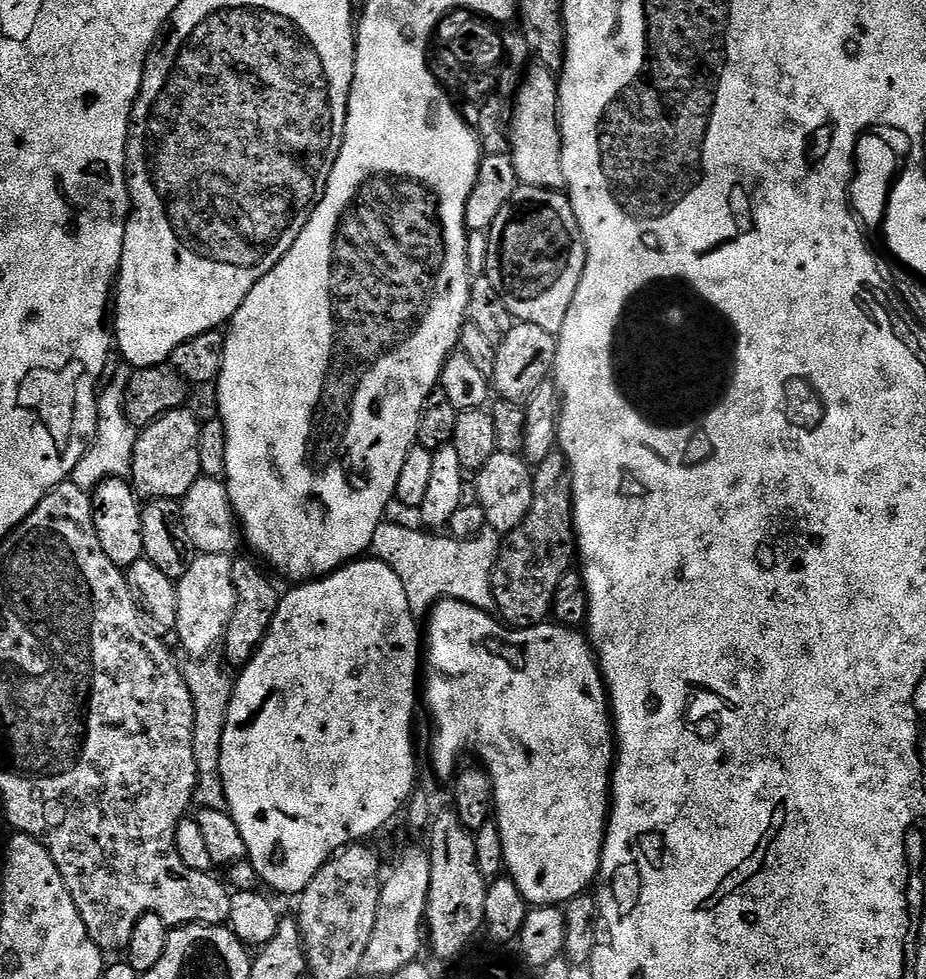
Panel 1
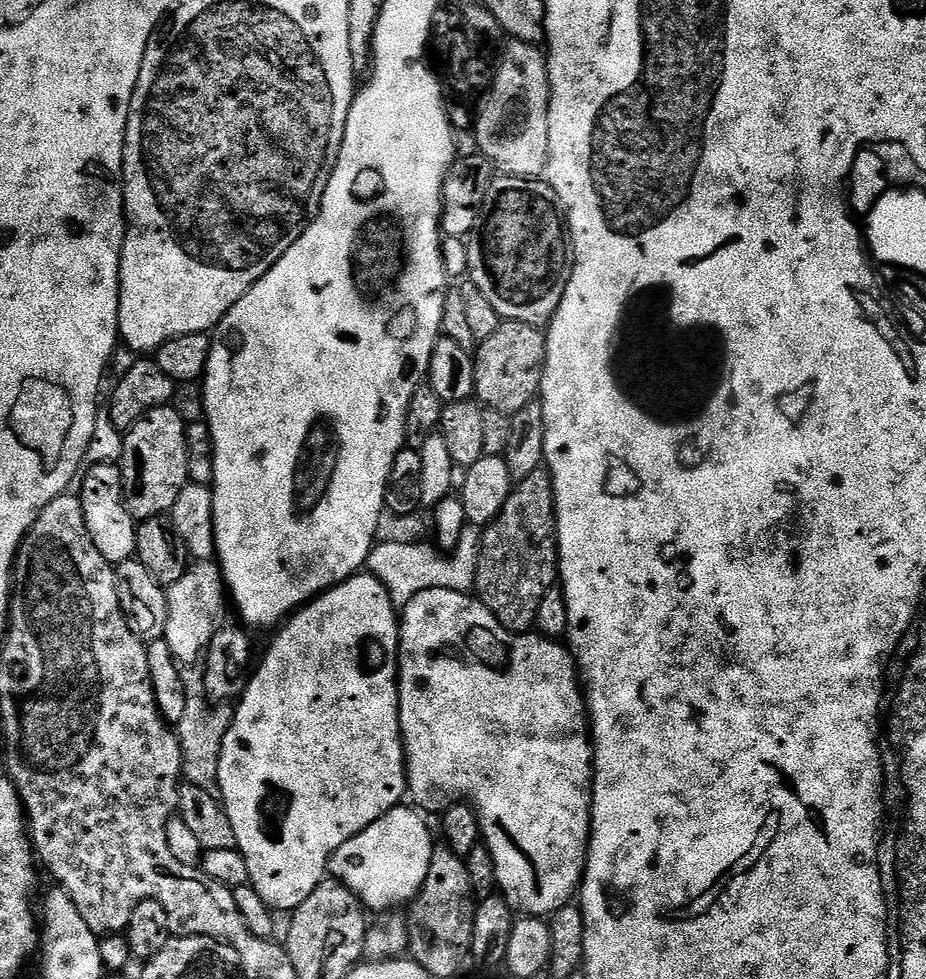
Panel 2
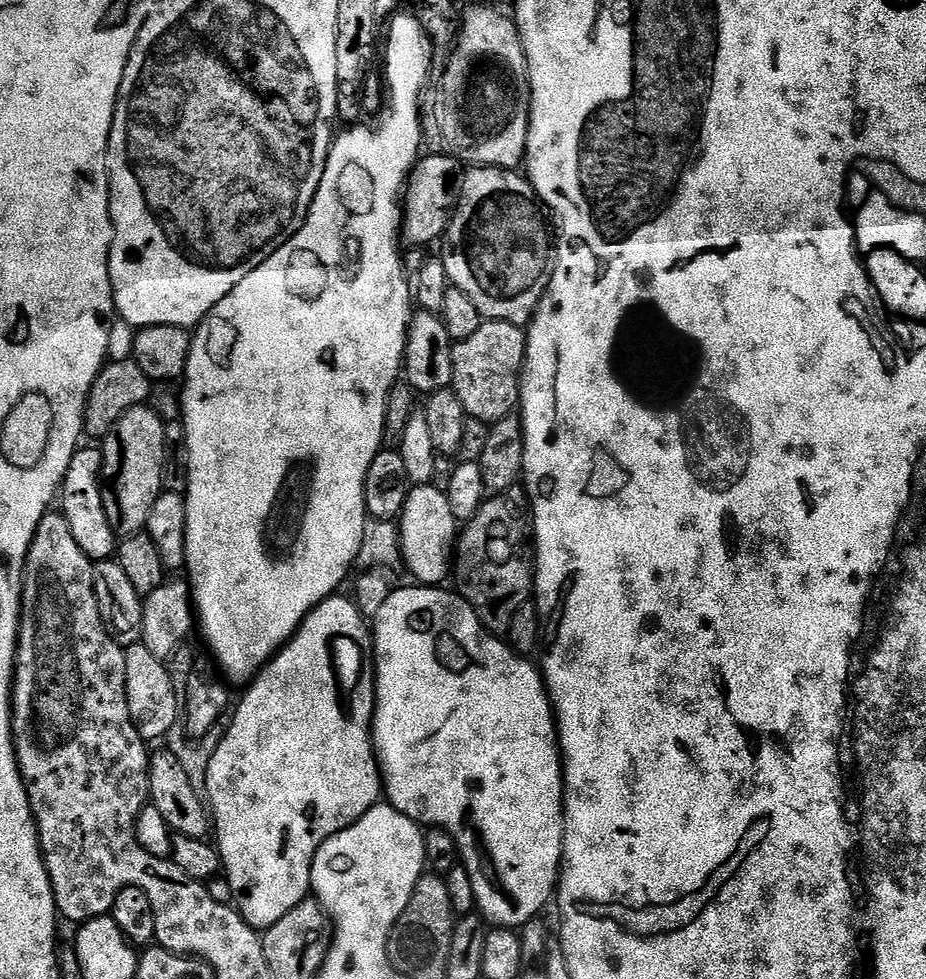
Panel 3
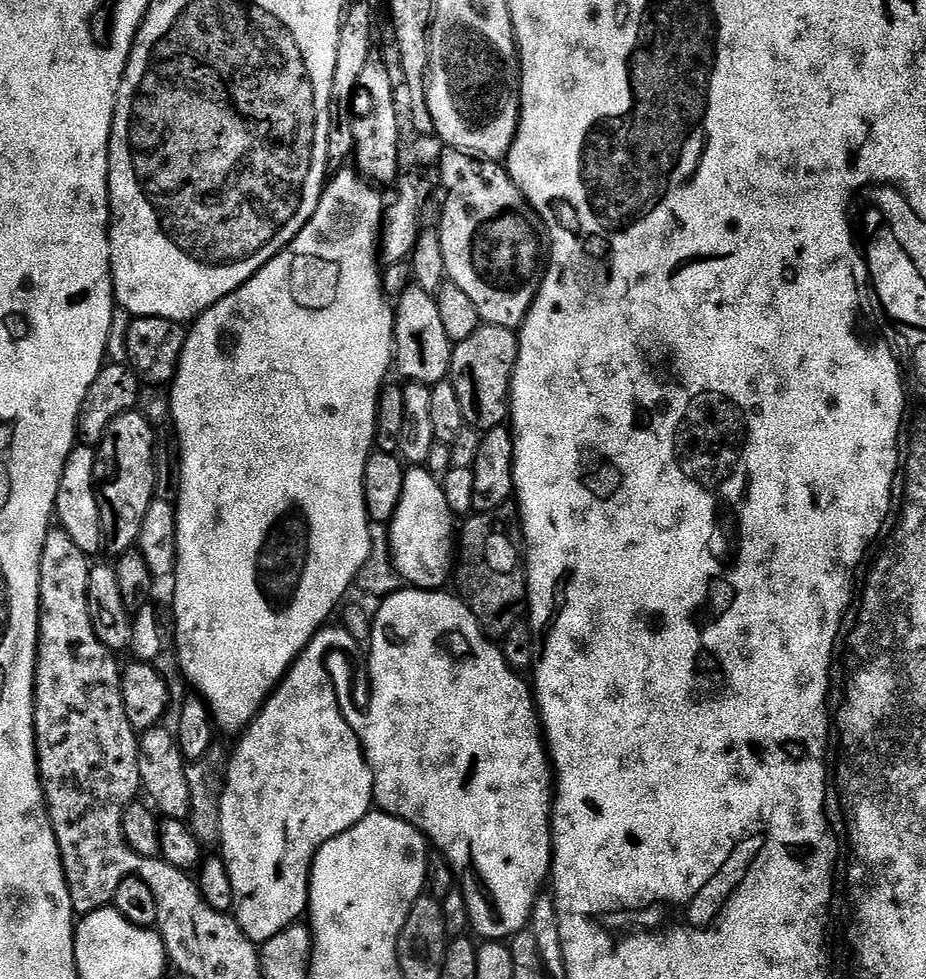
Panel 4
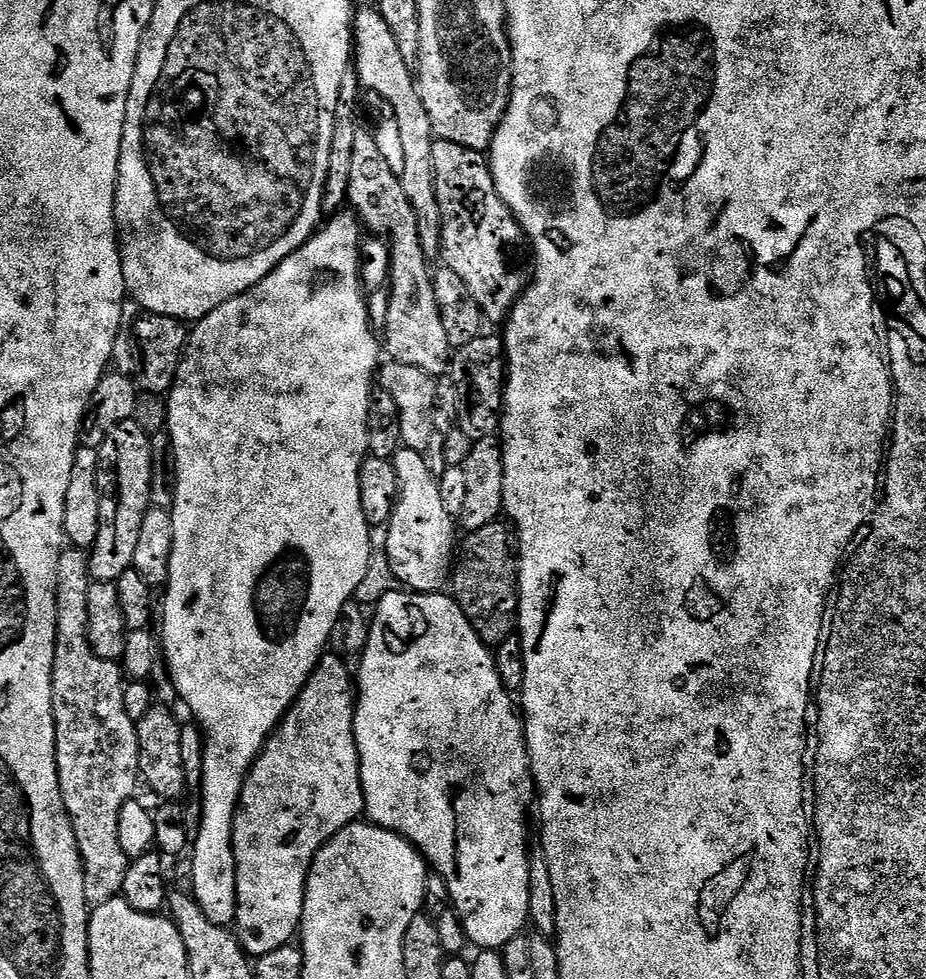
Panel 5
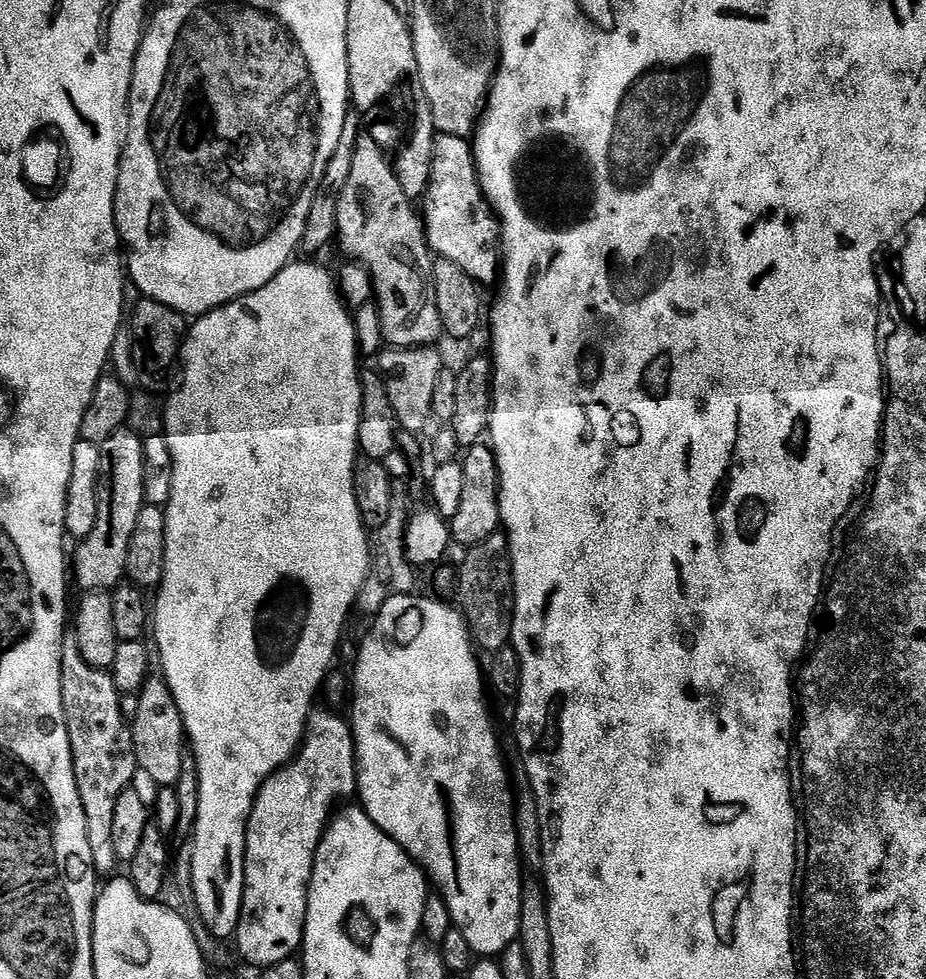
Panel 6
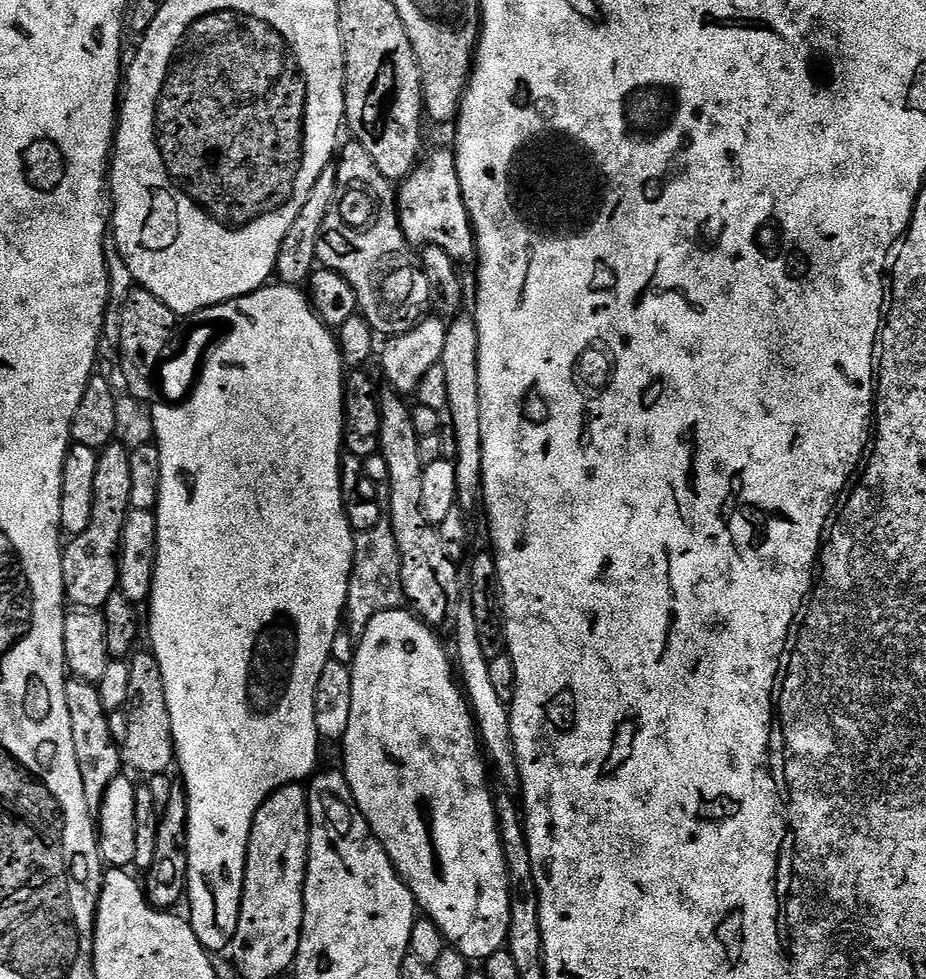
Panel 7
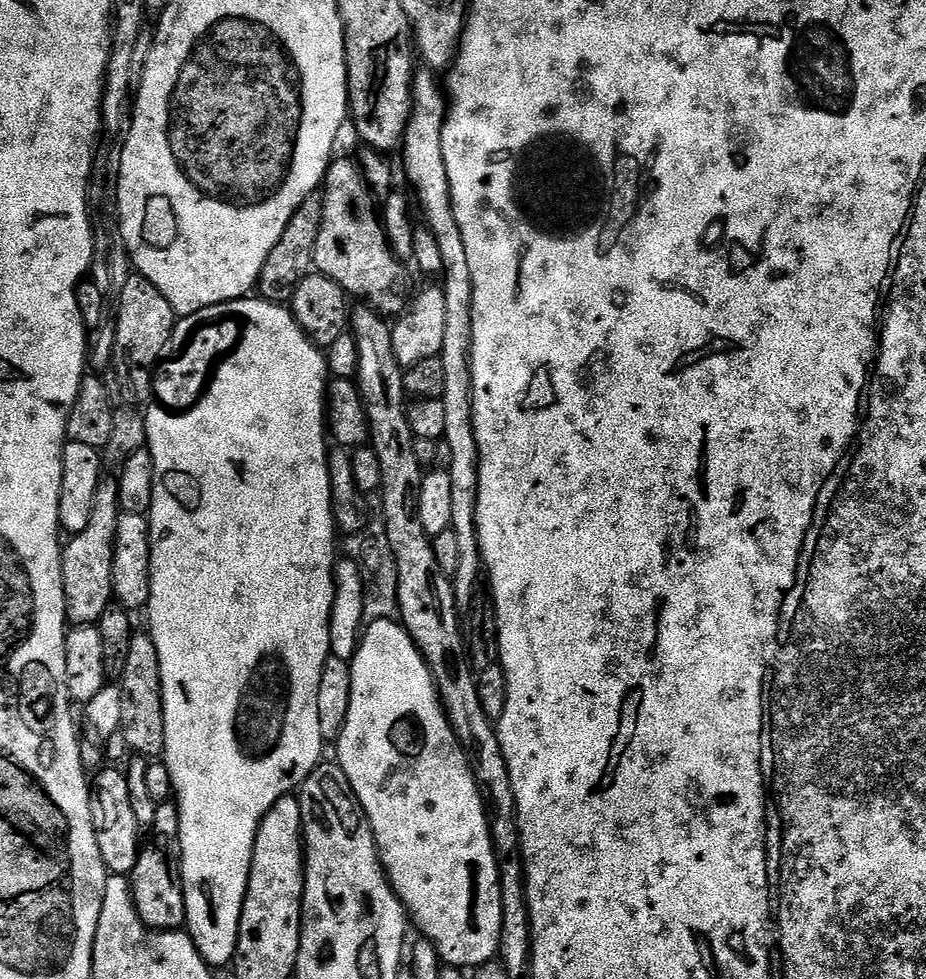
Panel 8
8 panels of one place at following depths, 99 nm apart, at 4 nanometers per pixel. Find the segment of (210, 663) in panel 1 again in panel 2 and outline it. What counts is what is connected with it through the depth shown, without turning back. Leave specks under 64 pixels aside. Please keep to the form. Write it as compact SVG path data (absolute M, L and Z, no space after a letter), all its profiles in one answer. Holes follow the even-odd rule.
M181 667L180 674L186 710L183 711L182 718L175 725L174 731L180 741L179 763L184 764L183 779L194 786L202 786L202 790L216 794L220 790L218 762L222 754L224 735L228 733L230 716L227 711L217 710L208 703L208 698L204 694L204 677L195 667Z

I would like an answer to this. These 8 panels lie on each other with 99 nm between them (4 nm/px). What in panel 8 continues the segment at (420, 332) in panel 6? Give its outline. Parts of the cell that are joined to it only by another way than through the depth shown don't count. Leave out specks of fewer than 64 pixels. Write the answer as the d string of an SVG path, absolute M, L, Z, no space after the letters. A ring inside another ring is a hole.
M336 158L328 165L322 185L322 199L322 226L314 246L315 271L338 282L349 297L361 296L364 299L361 301L367 302L385 317L392 318L403 313L406 300L404 304L404 296L396 292L396 287L404 276L405 265L392 251L381 209L376 209L378 197L366 182L364 170L355 159Z

